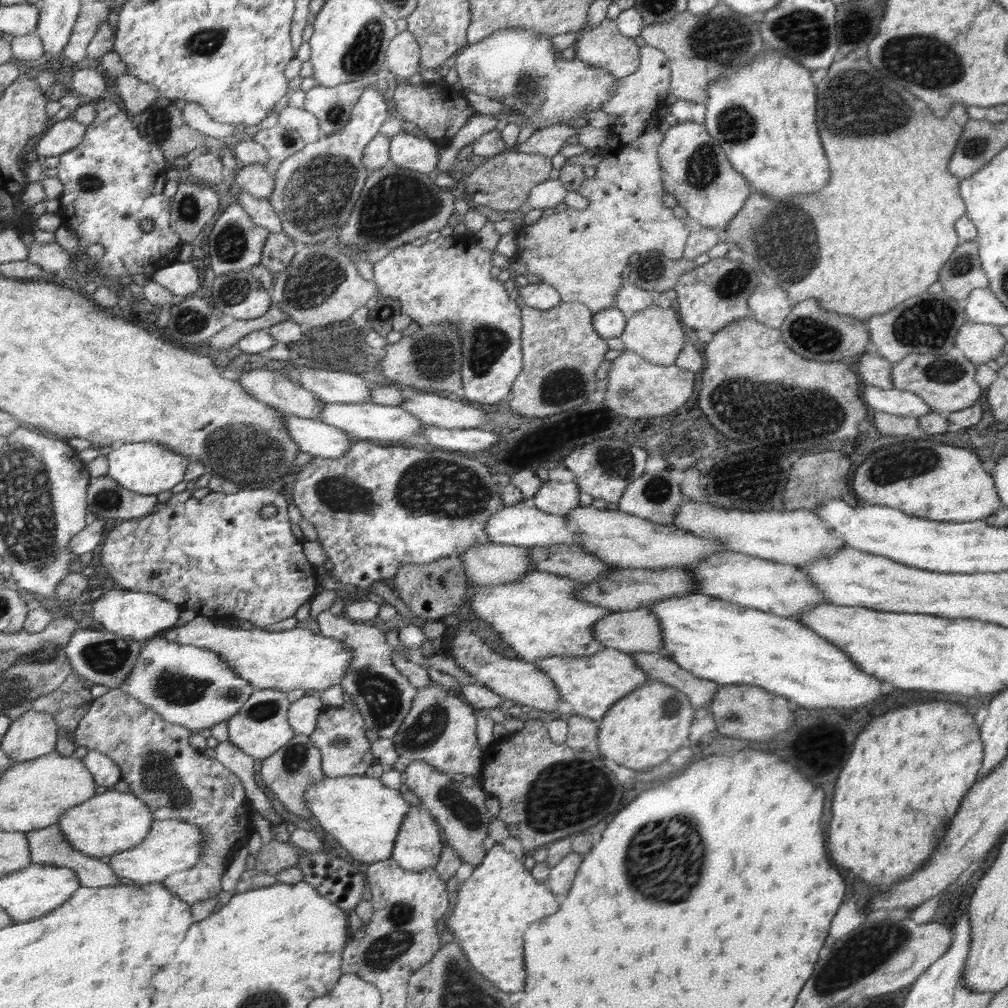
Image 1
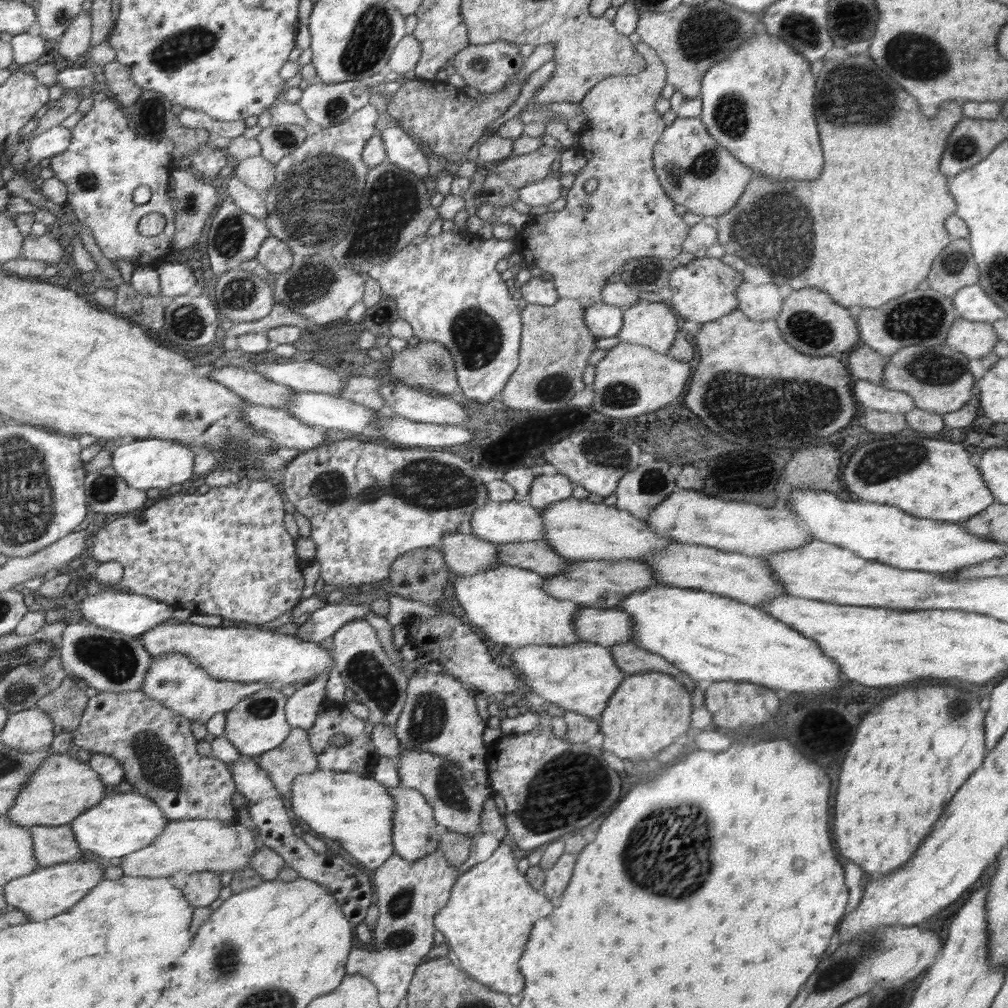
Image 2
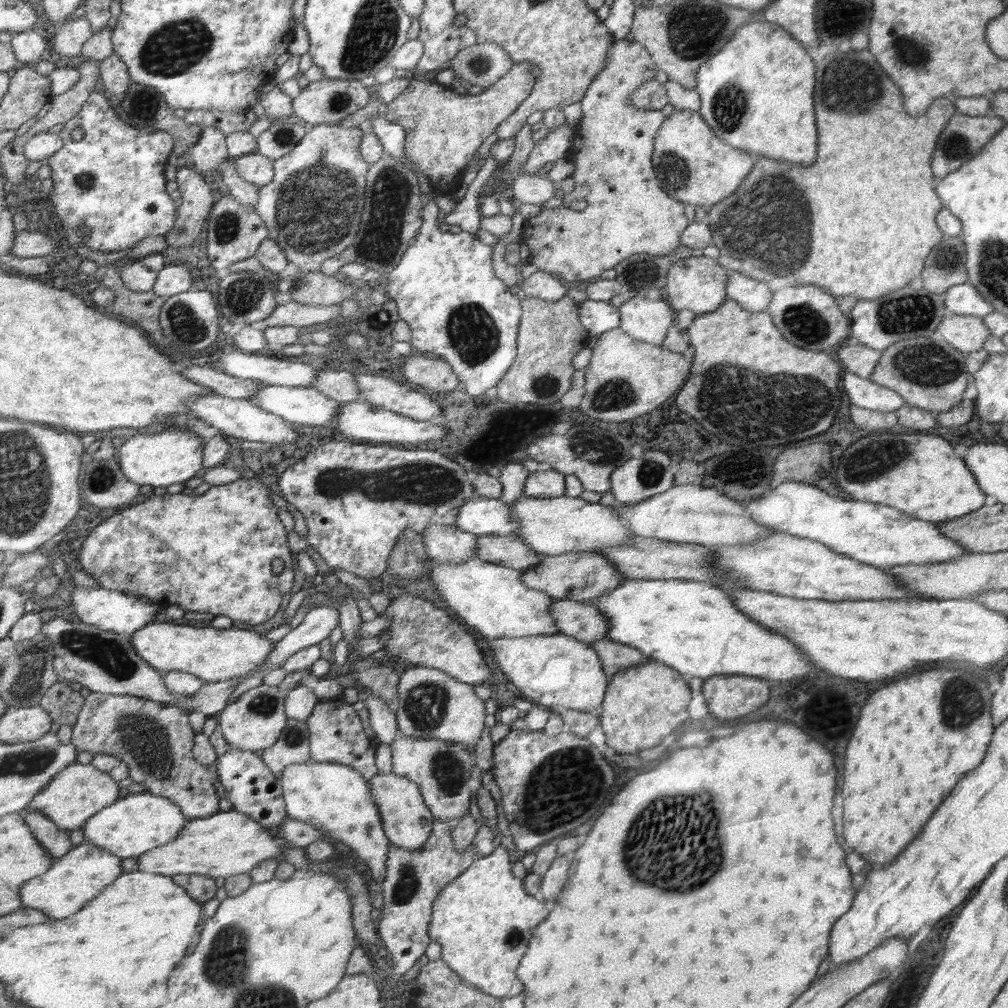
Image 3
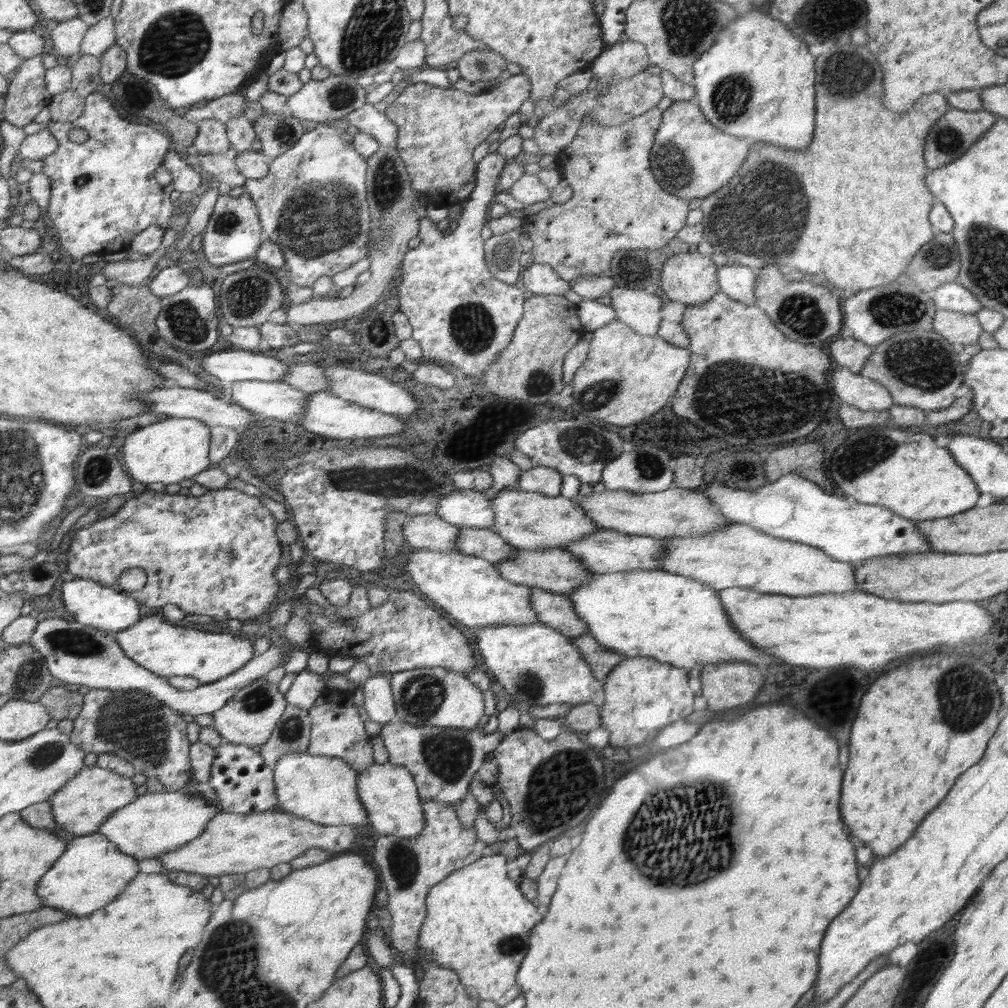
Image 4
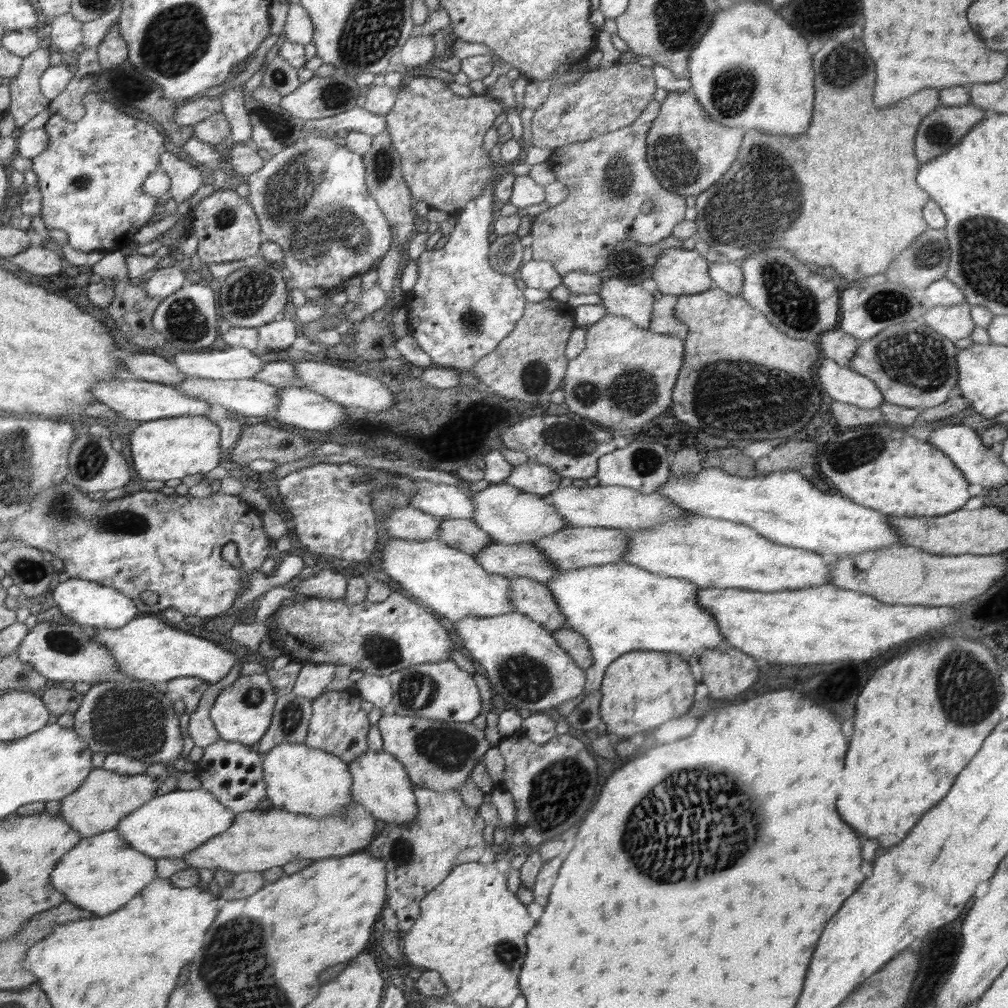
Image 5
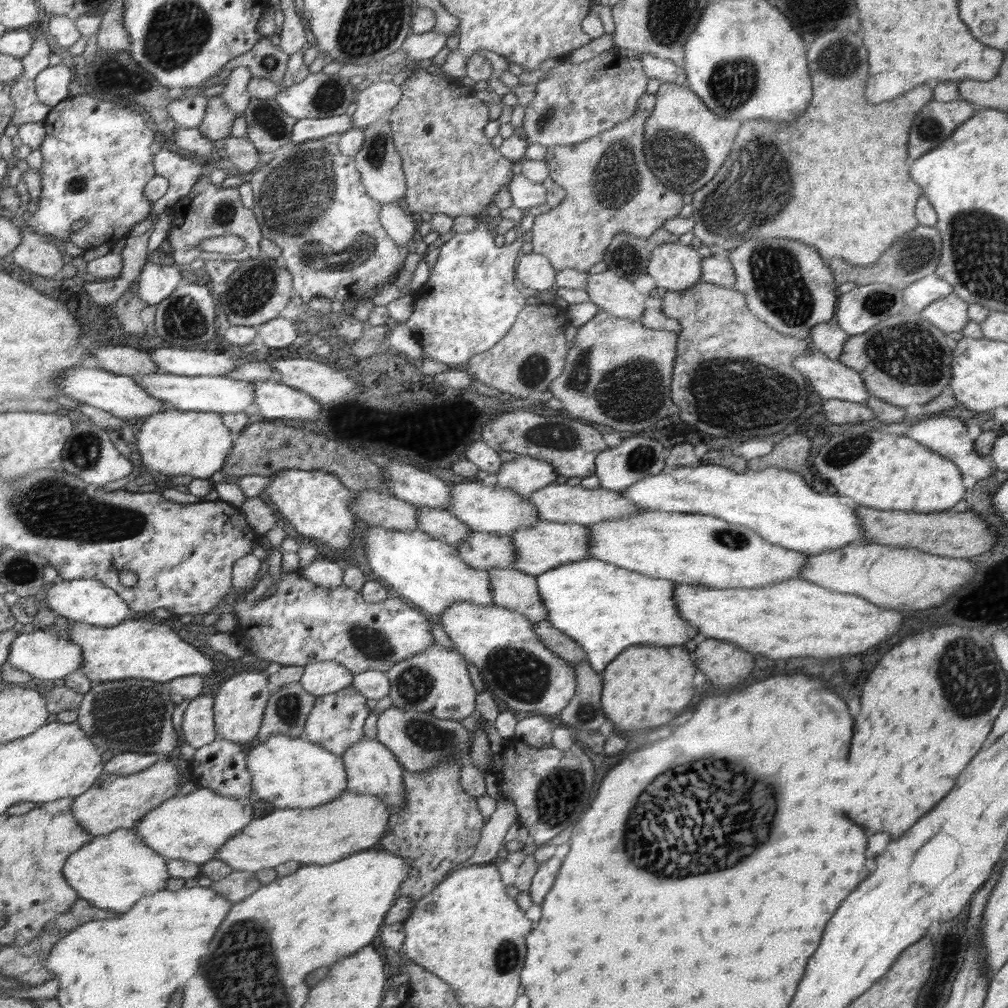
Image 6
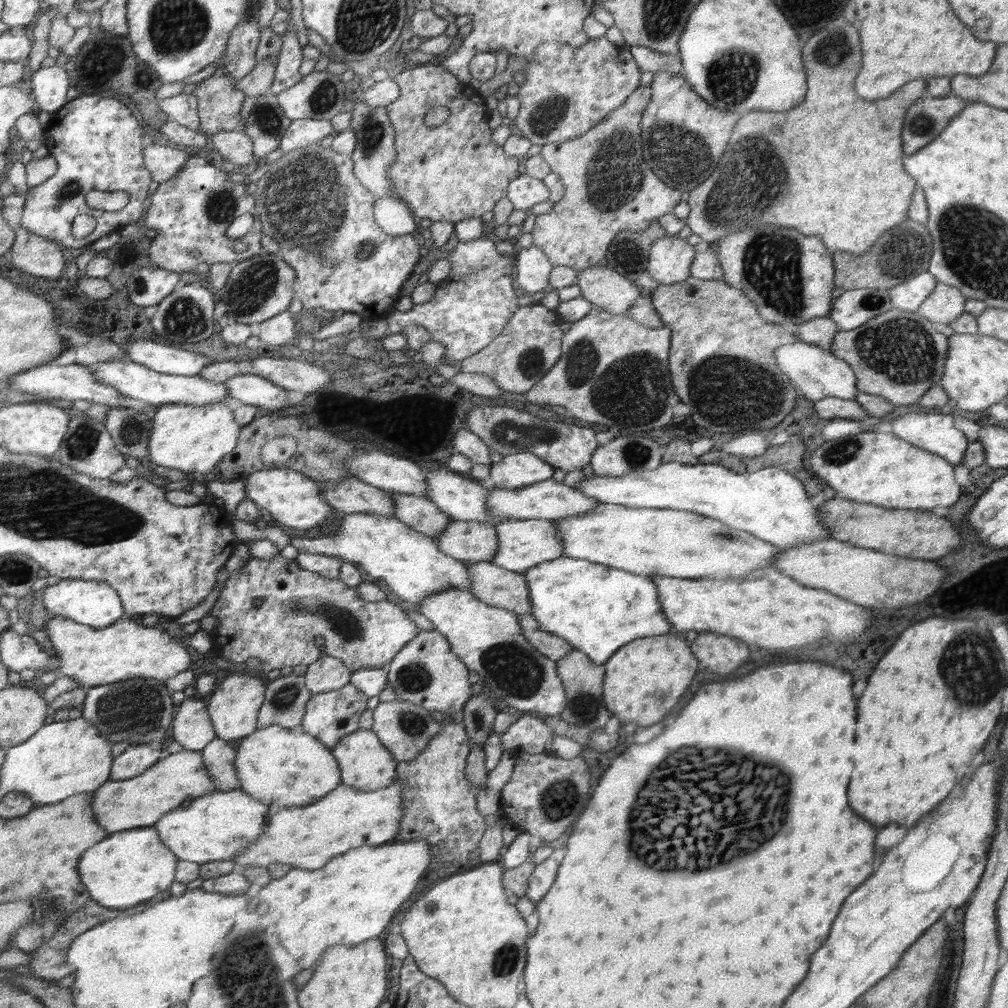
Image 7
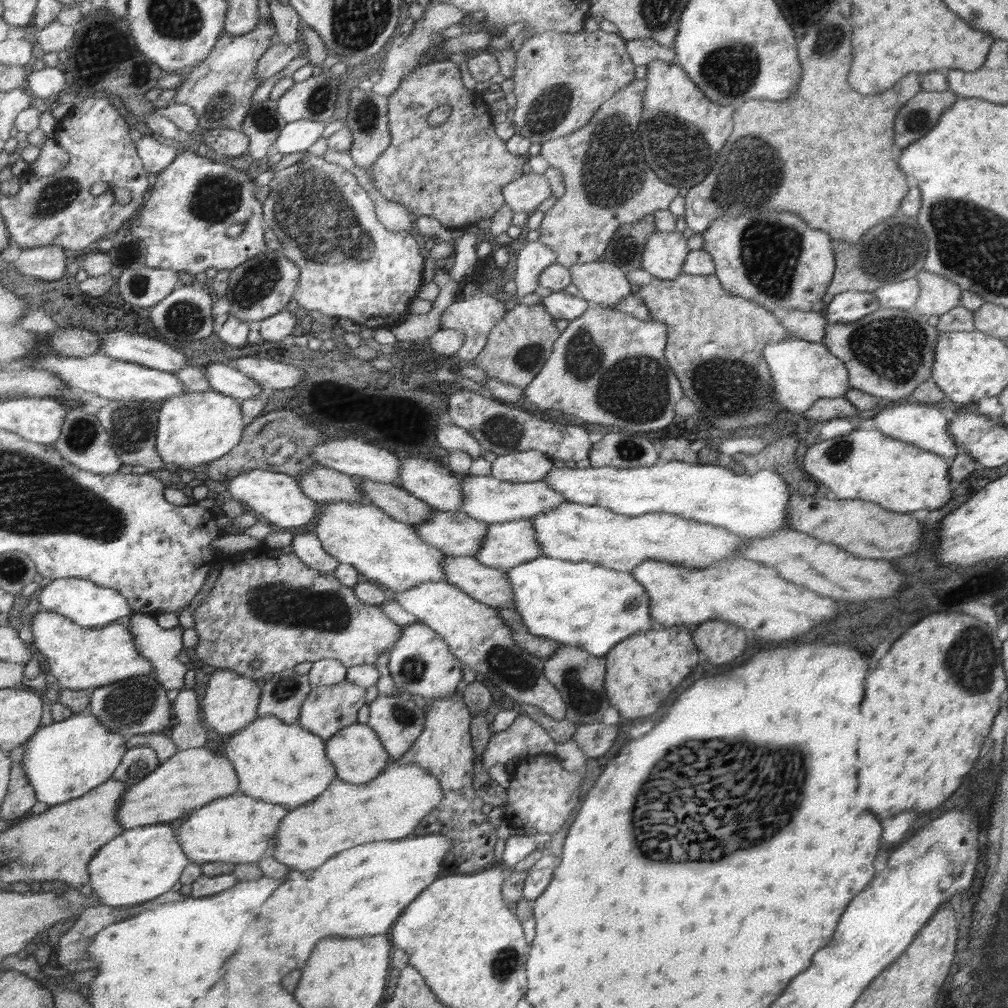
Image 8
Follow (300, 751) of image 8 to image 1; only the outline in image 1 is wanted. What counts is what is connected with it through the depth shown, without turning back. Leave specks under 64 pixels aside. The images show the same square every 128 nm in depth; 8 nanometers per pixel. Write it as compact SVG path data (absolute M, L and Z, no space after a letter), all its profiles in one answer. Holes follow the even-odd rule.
M324 776L324 780L312 783L306 790L307 808L315 817L325 832L329 832L346 848L354 860L366 862L366 864L391 858L394 841L400 830L400 824L404 820L411 805L402 797L399 789L388 788L379 778L364 776L341 776L330 778Z

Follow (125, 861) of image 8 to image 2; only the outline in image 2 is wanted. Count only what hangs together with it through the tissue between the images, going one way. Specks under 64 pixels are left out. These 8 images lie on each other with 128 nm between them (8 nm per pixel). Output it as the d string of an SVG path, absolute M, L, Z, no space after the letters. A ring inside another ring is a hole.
M84 859L83 861L63 862L49 867L40 867L30 876L23 876L7 884L5 895L8 904L26 912L30 922L51 920L80 905L82 900L105 880L106 866L102 861Z

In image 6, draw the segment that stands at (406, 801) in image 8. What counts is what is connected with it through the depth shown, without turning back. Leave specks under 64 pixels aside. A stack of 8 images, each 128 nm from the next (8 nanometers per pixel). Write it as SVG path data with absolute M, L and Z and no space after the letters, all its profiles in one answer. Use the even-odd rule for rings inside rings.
M348 790L323 806L309 809L274 809L268 815L253 818L248 827L233 836L216 859L229 862L236 871L262 871L279 864L300 862L332 864L358 851L376 848L387 832L391 808L374 795Z

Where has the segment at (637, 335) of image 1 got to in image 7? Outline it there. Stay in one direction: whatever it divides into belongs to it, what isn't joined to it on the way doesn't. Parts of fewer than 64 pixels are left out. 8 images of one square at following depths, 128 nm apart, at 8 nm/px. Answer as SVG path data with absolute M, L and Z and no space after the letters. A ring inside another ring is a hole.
M595 265L594 267L588 267L583 271L579 271L575 284L578 284L581 290L581 296L586 300L601 306L608 312L616 313L617 315L628 313L628 310L632 308L632 305L634 305L636 300L640 297L638 288L630 282L630 279L624 280L624 275L621 275L608 266L601 267Z

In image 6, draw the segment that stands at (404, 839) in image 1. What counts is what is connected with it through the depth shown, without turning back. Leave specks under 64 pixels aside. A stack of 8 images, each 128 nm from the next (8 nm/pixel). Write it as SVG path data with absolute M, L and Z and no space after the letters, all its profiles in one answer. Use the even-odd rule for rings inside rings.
M366 736L358 743L348 747L342 754L345 768L347 769L346 790L365 795L374 795L390 806L391 815L398 814L398 810L407 803L406 785L404 785L404 774L406 770L400 763L398 757L377 739Z

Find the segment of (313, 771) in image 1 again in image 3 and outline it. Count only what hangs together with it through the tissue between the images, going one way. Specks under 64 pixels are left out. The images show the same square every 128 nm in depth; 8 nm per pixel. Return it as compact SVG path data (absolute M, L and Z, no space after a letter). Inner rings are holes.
M287 719L288 732L276 748L268 747L268 752L260 752L264 764L278 777L291 764L304 764L311 759L309 749L309 728L304 721Z

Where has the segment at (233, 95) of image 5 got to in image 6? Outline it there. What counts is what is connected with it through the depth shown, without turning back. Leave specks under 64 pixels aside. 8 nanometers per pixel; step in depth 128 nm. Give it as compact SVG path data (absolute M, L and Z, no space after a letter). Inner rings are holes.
M238 66L220 89L222 96L228 101L231 109L237 117L245 112L245 108L251 99L248 93L248 84L253 77L247 66Z

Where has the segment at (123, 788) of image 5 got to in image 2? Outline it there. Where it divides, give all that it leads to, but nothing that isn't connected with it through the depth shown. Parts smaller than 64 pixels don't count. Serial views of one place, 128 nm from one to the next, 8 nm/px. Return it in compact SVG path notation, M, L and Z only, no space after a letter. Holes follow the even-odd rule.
M71 752L55 753L35 772L7 815L13 823L28 828L72 825L79 816L110 796L109 790L102 775L88 761L81 762Z

